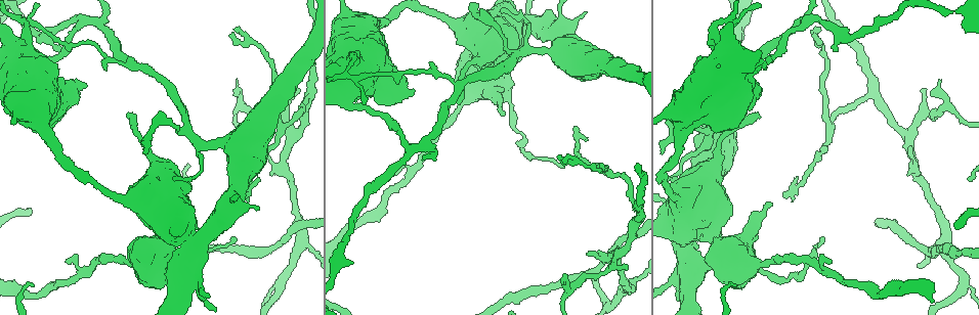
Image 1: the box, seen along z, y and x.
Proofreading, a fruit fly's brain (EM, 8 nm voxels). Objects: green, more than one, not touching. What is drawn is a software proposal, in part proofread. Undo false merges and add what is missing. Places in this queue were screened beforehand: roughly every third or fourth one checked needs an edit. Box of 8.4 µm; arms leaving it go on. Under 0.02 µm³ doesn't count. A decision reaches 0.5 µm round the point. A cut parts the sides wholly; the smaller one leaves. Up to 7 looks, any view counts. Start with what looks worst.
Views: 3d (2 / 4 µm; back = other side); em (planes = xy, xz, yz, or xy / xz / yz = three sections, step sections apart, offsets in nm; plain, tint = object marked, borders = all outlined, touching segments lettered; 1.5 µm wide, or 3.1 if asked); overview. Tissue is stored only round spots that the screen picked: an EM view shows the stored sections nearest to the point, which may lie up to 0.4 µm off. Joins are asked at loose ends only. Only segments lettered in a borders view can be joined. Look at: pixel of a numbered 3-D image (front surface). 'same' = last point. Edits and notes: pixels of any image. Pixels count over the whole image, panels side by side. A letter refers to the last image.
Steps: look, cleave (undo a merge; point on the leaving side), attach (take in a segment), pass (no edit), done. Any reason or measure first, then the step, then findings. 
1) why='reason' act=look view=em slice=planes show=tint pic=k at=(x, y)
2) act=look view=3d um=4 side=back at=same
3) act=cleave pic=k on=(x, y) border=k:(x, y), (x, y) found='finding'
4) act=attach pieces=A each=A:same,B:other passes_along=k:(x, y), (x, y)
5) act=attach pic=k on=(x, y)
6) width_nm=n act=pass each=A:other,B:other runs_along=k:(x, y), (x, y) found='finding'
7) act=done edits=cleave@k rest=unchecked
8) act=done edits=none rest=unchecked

why='free end' act=look view=em slice=planes show=borders pic=1 at=(236, 81)

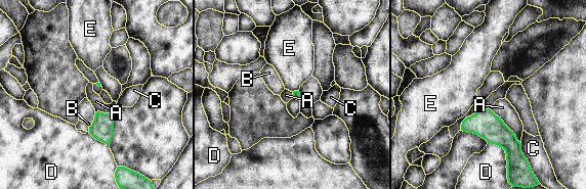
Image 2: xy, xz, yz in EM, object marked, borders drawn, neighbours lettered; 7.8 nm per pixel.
act=pass each=A:other,B:other,C:other,D:other,E:other border=2:(490, 109), (503, 122), (520, 143) found='no lettered segment goes on from it'

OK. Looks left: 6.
why='thin end' act=look view=3d um=4 pic=1 at=(567, 156)

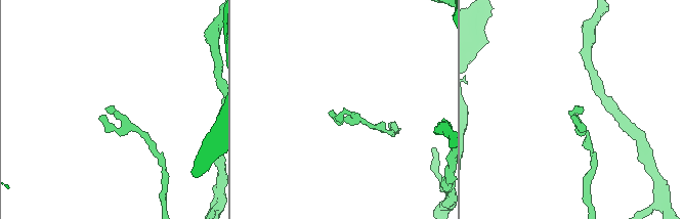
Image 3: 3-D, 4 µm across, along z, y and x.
why='need the tissue' act=look view=em slice=yz step=8 show=tint pic=3 at=(570, 114)

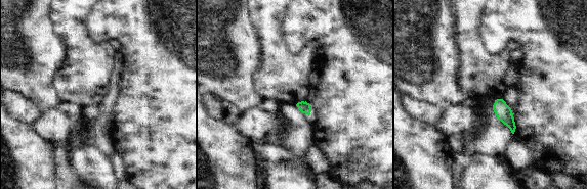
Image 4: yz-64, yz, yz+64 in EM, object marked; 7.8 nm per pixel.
act=look view=em slice=planes show=borders at=same

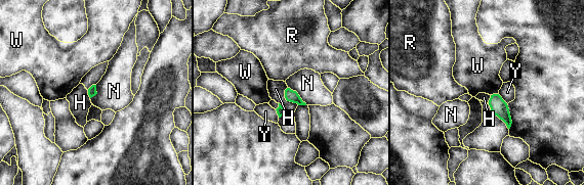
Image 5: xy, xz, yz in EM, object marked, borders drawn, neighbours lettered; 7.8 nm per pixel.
act=pass each=H:other,N:other,R:other,W:other,Y:other border=5:(288, 87), (294, 90), (306, 104) found='no lettered segment goes on from it'

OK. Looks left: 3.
why='free end' act=look view=em slice=xy step=4 show=tint pic=1 at=(586, 253)

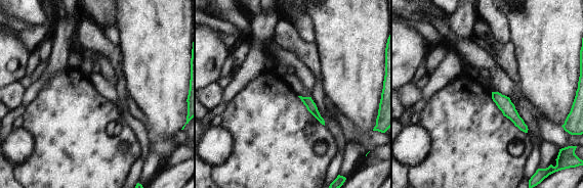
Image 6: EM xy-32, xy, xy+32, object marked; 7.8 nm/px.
act=look view=em slice=planes show=borders at=same

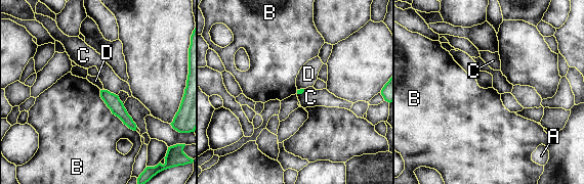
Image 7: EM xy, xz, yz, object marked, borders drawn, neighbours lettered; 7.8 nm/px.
act=pass each=A:other,B:other,C:other,D:other border=7:(99, 90), (110, 110), (135, 131) found='no lettered segment goes on from it'

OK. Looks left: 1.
act=done edits=none rest=unchecked

